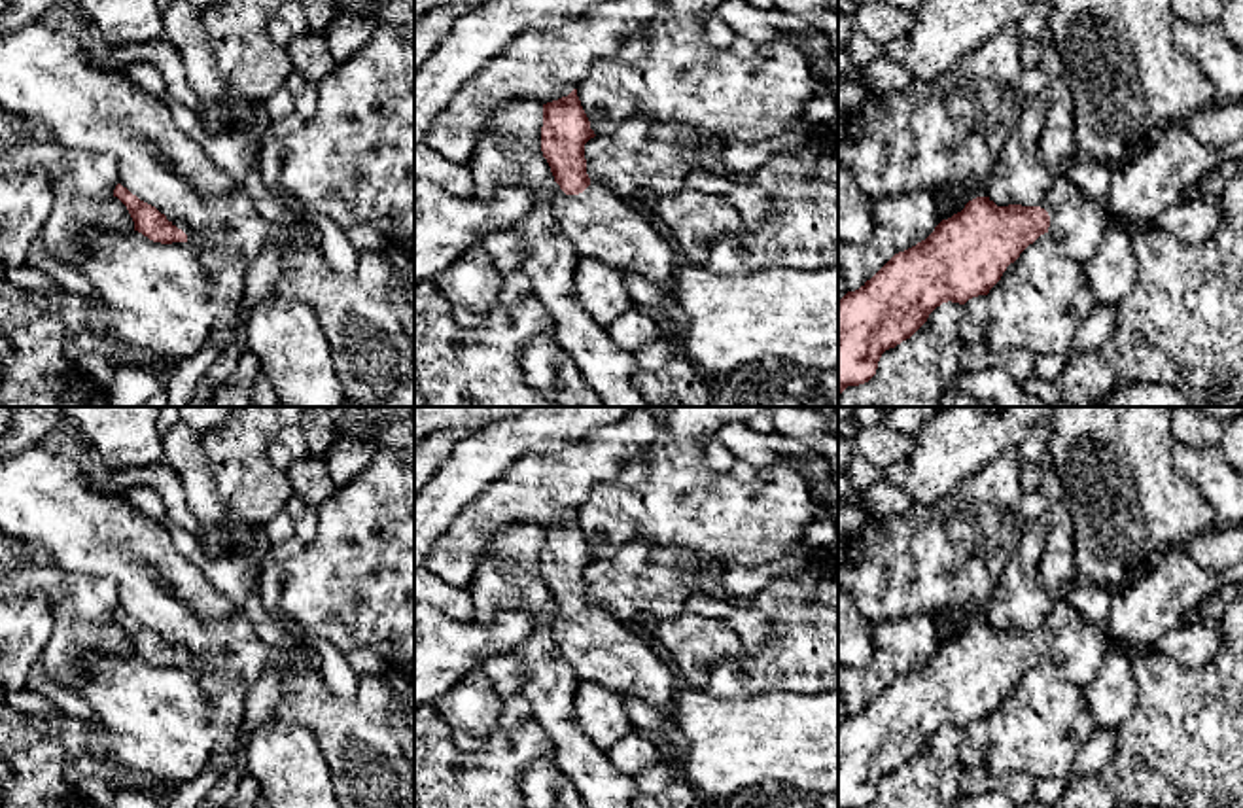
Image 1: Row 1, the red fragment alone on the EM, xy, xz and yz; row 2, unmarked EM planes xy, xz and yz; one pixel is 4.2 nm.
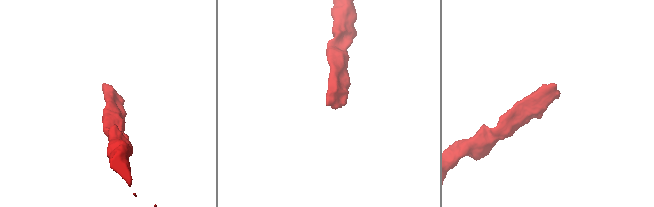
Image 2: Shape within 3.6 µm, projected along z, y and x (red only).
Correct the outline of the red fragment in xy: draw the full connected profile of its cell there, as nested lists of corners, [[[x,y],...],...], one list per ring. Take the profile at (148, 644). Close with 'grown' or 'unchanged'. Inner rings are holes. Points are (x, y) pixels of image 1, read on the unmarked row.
[[[121,607],[115,609],[114,621],[117,621],[129,634],[134,655],[142,657],[153,666],[172,668],[172,666],[187,666],[193,672],[201,672],[201,660],[189,653],[182,645],[168,645],[165,638],[161,638],[155,630],[140,624]]] | grown

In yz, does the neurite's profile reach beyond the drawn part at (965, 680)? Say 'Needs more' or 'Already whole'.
Needs more

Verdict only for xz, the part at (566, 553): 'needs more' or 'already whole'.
needs more

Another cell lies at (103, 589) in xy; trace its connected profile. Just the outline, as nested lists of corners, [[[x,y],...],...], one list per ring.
[[[64,575],[64,592],[51,609],[55,628],[40,657],[45,674],[62,689],[78,691],[76,653],[98,651],[121,659],[134,653],[127,630],[114,619],[117,607],[112,577]]]

